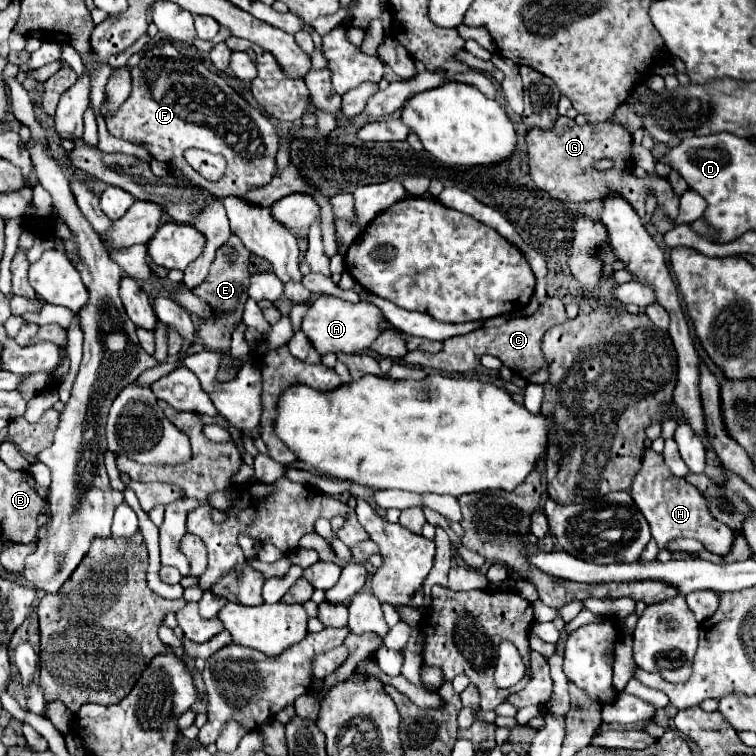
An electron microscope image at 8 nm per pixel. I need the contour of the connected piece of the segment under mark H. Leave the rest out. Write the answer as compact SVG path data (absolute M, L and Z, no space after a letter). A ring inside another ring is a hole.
M654 450L644 452L642 470L634 478L630 496L634 504L638 506L638 510L644 514L650 526L652 538L658 542L658 548L664 548L666 542L682 536L682 538L694 538L702 542L704 548L714 554L720 554L720 556L728 554L732 546L732 528L724 526L708 512L706 498L696 490L696 486L688 484L686 480L676 478L670 472L670 468L664 464L662 454L656 454Z

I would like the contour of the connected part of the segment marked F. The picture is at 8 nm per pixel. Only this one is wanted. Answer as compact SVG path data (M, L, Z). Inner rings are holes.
M172 44L150 48L144 56L144 68L132 68L132 94L106 124L112 136L144 144L154 160L164 162L218 198L246 194L250 188L268 184L278 174L276 126L250 106L218 72L208 70L202 62L184 58ZM188 148L222 154L228 162L224 176L218 182L204 180L184 160L184 150Z

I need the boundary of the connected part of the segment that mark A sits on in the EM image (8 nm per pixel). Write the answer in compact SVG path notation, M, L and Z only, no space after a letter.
M320 296L310 304L310 308L302 320L300 330L306 334L306 338L310 340L310 344L314 346L314 350L320 356L324 356L328 352L332 352L332 354L338 354L338 352L356 354L356 352L366 350L378 338L380 330L376 330L376 326L380 324L380 318L384 318L384 316L374 304L368 304L368 302L350 304L342 298Z

